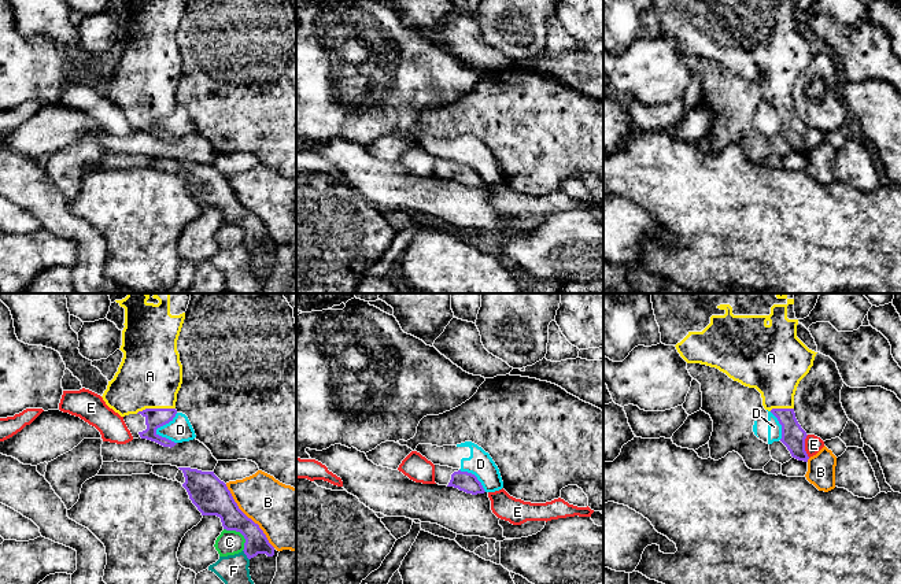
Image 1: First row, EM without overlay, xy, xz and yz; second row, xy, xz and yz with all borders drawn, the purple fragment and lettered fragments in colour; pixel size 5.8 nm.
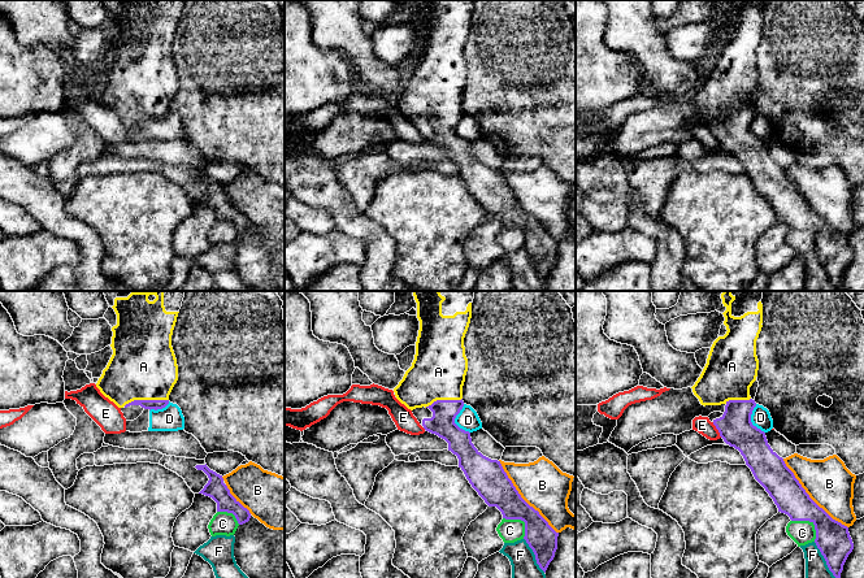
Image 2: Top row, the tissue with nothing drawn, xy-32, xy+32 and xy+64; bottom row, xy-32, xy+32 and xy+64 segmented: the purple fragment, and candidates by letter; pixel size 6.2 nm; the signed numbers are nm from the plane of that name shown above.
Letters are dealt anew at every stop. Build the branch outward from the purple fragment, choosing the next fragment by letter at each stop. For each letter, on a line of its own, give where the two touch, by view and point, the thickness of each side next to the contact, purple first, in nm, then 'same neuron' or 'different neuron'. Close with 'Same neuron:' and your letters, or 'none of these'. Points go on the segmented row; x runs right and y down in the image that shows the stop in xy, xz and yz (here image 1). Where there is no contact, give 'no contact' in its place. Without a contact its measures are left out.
A: meets purple in xy at (155, 409); 120 nm thick on the purple side, 380 nm on the other; same neuron
B: meets purple in xy at (247, 517); 220 nm thick on the purple side, 360 nm on the other; different neuron
C: meets purple in xy at (240, 532); 190 nm thick on the purple side, 140 nm on the other; different neuron
D: meets purple in xy at (157, 428); 120 nm thick on the purple side, 140 nm on the other; different neuron
E: meets purple in yz at (804, 446); 140 nm thick on the purple side, 100 nm on the other; different neuron
F: meets purple in xy at (246, 554); 140 nm thick on the purple side, 180 nm on the other; different neuron
Same neuron: A

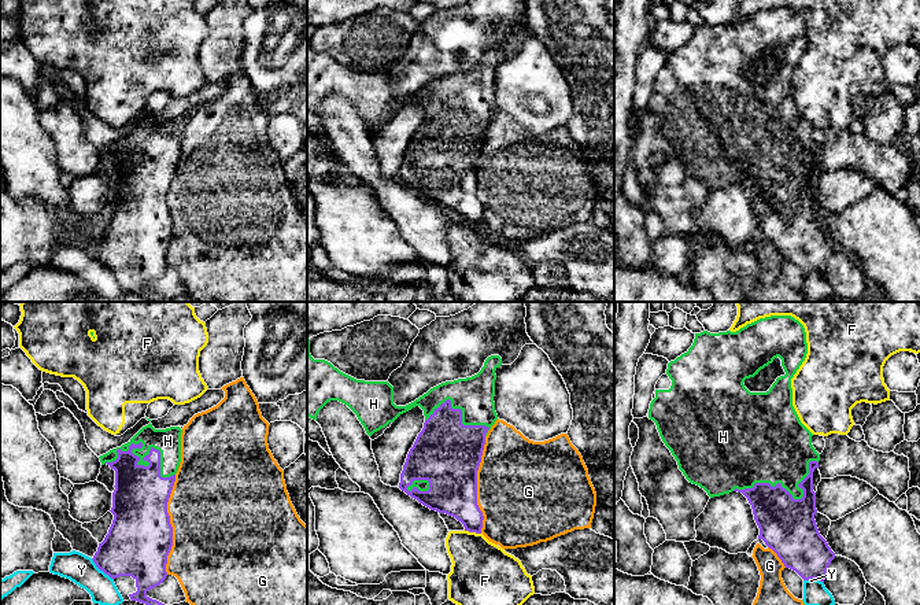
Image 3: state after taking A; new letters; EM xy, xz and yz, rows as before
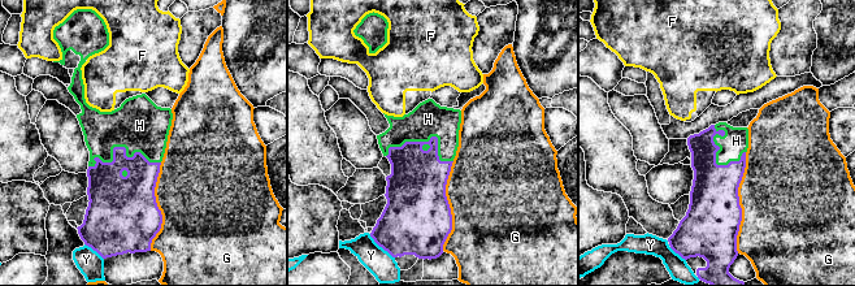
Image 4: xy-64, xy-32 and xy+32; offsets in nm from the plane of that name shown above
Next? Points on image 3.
F: meets purple in xz at (472, 531); 260 nm thick on the purple side, 360 nm on the other; different neuron
G: meets purple in xy at (170, 524); 380 nm thick on the purple side, 500 nm on the other; different neuron
H: meets purple in xy at (150, 453); 320 nm thick on the purple side, 150 nm on the other; same neuron
Y: meets purple in xy at (102, 570); 360 nm thick on the purple side, 170 nm on the other; different neuron
Same neuron: H

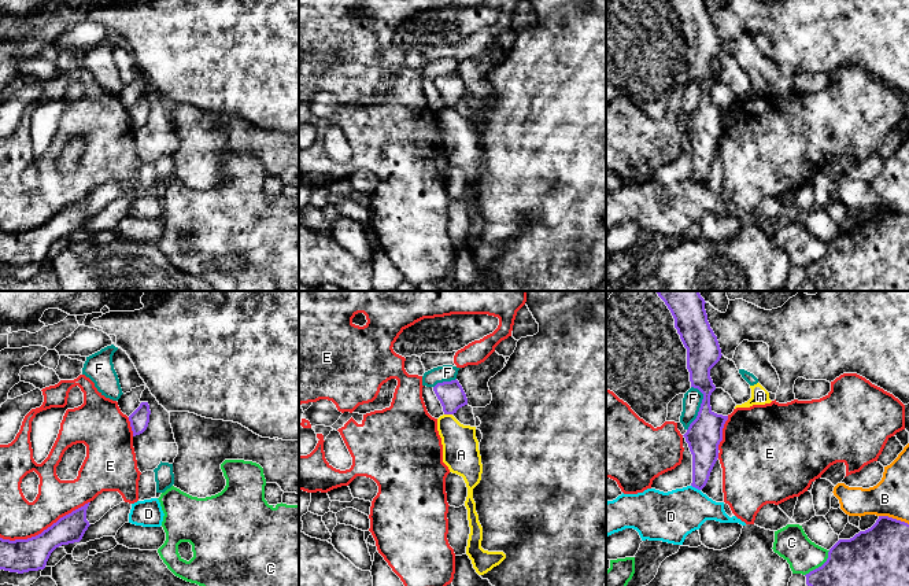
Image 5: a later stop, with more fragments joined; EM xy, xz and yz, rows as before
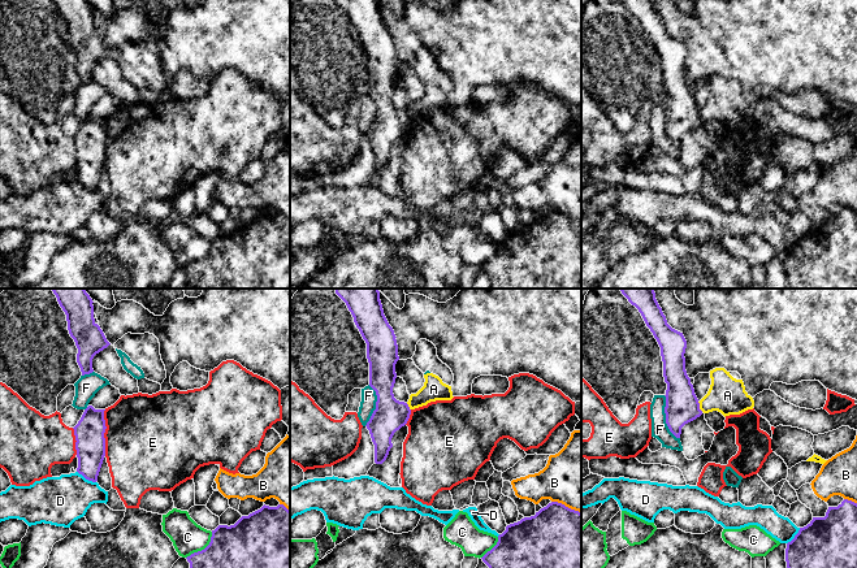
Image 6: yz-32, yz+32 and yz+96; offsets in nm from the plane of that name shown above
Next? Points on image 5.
A: meets purple in xz at (449, 413); 160 nm thick on the purple side, 220 nm on the other; different neuron
B: meets purple in yz at (894, 519); 360 nm thick on the purple side, 220 nm on the other; different neuron
C: meets purple in yz at (821, 566); 300 nm thick on the purple side, 200 nm on the other; different neuron
D: meets purple in yz at (695, 487); 170 nm thick on the purple side, 300 nm on the other; different neuron
E: meets purple in xy at (44, 530); 190 nm thick on the purple side, 240 nm on the other; different neuron
F: meets purple in yz at (699, 408); 200 nm thick on the purple side, 110 nm on the other; different neuron
Same neuron: none of these

